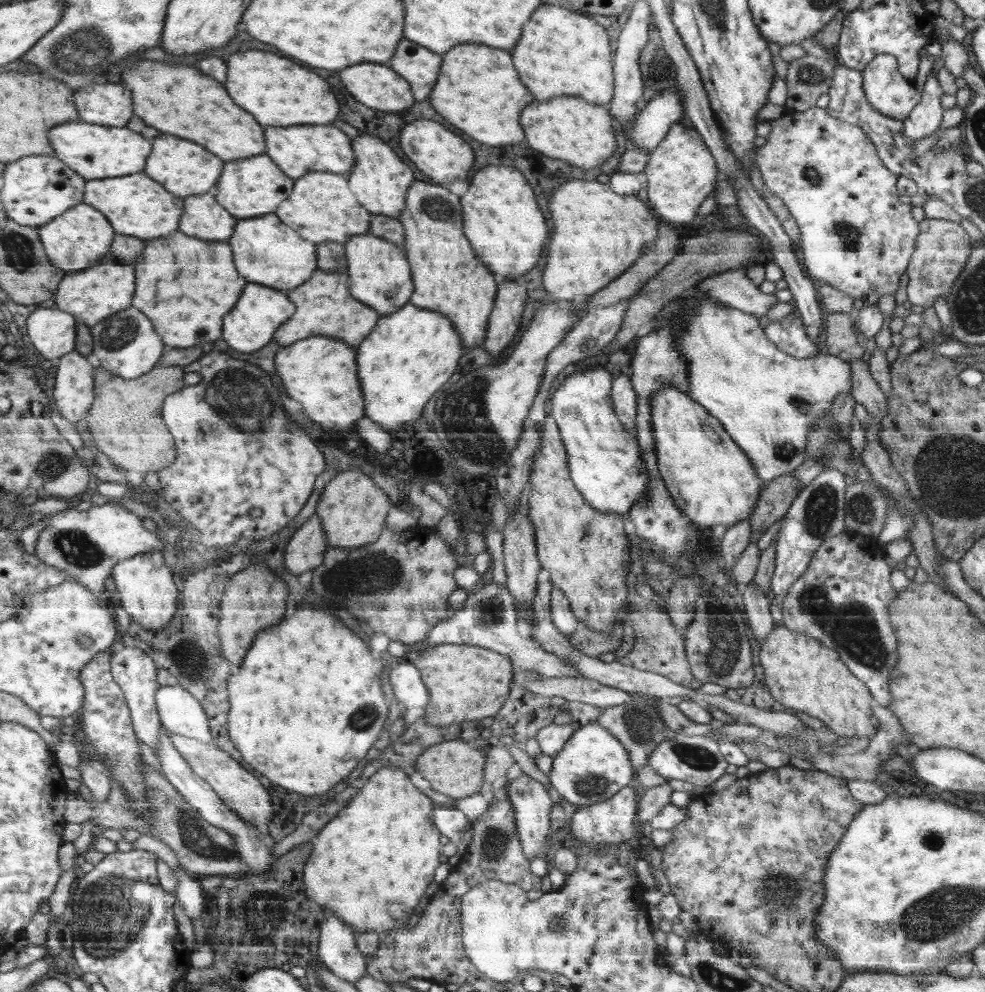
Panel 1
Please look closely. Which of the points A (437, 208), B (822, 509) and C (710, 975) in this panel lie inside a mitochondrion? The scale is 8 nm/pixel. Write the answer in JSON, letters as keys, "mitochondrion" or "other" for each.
{"A":"mitochondrion","B":"mitochondrion","C":"mitochondrion"}

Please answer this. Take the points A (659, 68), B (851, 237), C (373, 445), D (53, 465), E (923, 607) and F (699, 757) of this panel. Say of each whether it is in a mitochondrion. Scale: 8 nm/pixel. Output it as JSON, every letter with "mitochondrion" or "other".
{"A":"mitochondrion","B":"mitochondrion","C":"other","D":"mitochondrion","E":"other","F":"mitochondrion"}

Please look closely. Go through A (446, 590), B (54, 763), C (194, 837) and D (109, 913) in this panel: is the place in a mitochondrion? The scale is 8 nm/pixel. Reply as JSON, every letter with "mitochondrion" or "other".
{"A":"other","B":"other","C":"mitochondrion","D":"mitochondrion"}

